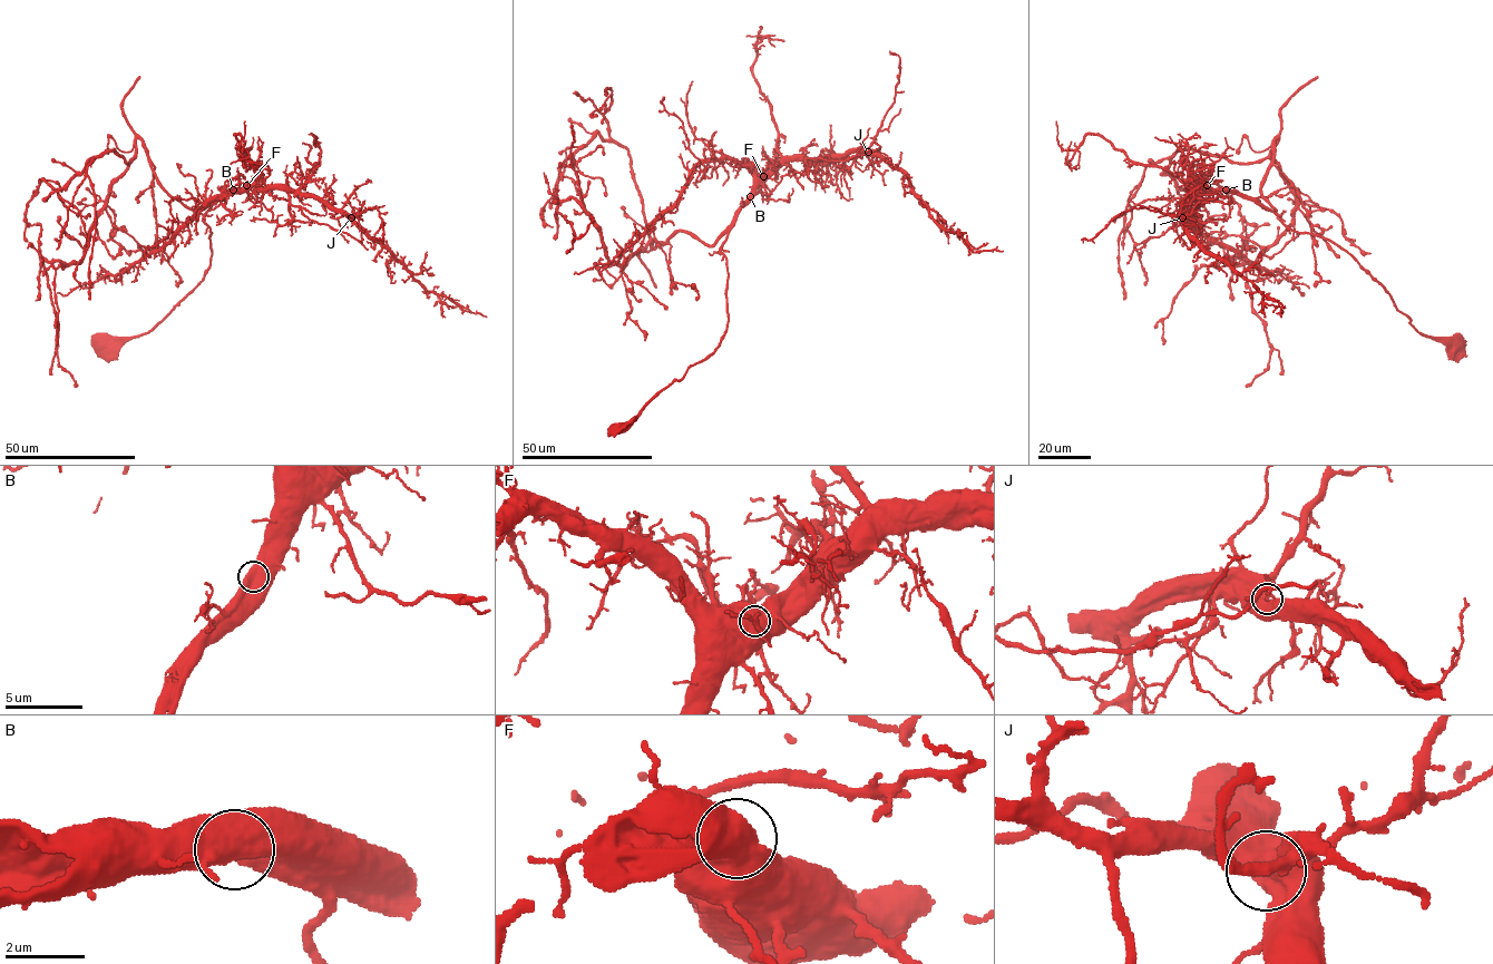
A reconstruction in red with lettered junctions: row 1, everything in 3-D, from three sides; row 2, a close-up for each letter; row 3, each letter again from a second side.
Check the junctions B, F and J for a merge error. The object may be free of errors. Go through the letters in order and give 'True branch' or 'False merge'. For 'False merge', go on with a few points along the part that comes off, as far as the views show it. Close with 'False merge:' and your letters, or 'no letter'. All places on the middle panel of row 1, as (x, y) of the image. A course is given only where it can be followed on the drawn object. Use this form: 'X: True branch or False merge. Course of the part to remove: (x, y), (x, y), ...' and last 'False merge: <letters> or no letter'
B: True branch
F: True branch
J: True branch
False merge: no letter

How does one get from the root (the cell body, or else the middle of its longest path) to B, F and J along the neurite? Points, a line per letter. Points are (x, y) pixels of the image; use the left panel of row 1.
B: (100, 342), (148, 332), (198, 284), (211, 256), (211, 232), (203, 217), (233, 190)
F: (100, 342), (148, 332), (198, 284), (211, 256), (211, 232), (203, 217), (223, 194), (246, 185)
J: (100, 342), (148, 332), (198, 284), (211, 256), (203, 217), (227, 193), (285, 187), (351, 217)

